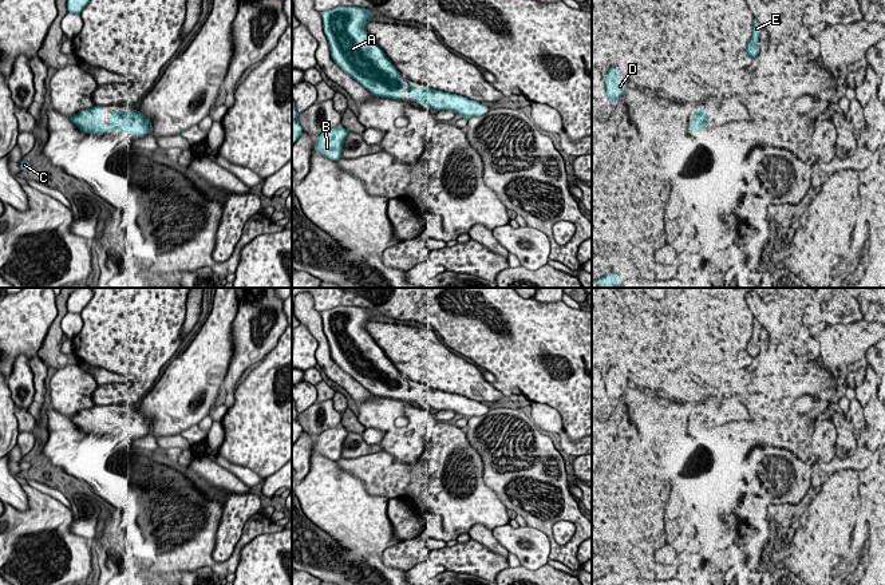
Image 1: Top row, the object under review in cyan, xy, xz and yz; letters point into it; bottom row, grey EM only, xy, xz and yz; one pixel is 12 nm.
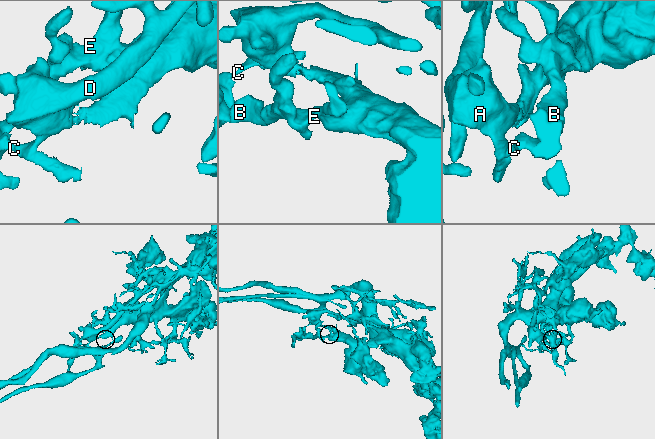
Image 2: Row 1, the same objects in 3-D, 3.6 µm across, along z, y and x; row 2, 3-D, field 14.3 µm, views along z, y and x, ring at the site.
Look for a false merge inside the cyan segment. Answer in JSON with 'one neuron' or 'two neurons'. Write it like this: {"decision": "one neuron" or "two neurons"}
{"decision": "one neuron"}

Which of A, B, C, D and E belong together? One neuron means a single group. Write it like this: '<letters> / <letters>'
A B C D E

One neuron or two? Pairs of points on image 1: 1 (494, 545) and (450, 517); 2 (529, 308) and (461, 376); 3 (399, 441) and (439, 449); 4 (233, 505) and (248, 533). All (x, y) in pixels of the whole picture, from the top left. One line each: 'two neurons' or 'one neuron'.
1: two neurons
2: two neurons
3: two neurons
4: two neurons

